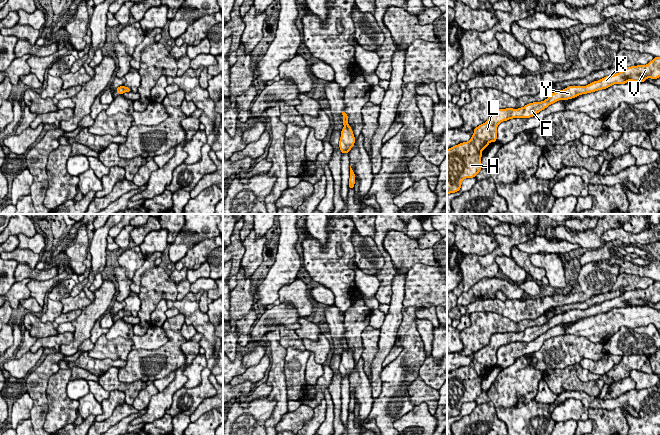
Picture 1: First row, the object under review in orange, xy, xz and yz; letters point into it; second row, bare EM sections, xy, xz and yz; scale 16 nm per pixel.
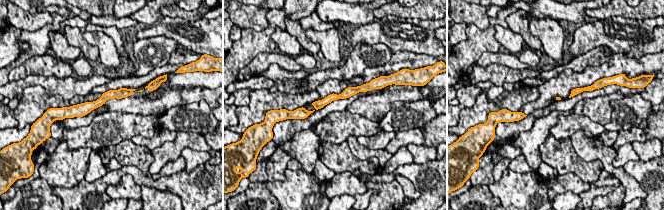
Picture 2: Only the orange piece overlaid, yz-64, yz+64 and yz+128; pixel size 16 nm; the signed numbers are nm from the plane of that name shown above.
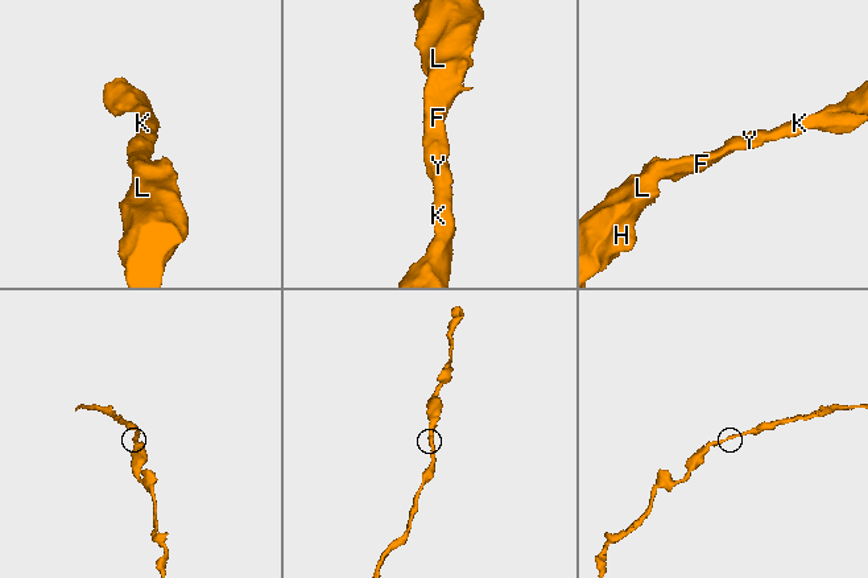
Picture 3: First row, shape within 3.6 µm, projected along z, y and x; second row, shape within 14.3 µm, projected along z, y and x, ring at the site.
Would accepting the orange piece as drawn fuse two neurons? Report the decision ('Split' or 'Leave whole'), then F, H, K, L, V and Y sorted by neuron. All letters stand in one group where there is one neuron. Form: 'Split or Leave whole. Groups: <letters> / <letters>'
Leave whole. Groups: F H K L V Y

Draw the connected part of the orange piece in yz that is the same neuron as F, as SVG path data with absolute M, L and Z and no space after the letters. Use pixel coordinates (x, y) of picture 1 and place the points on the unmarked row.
M654 280L654 283L646 289L626 291L619 297L605 300L586 310L566 311L564 314L555 315L544 325L529 327L518 333L493 334L485 347L474 352L474 357L469 365L447 374L447 419L458 416L464 403L476 401L480 396L482 375L490 366L494 367L497 364L497 351L501 346L513 342L533 341L559 324L572 323L585 317L609 312L614 308L626 308L629 305L643 307L647 302L657 303L659 301L660 281Z

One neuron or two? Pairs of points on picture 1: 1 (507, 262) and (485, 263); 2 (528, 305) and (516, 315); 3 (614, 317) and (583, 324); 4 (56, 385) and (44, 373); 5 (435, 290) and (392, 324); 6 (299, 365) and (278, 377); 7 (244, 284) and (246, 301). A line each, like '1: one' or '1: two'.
1: two
2: one
3: one
4: two
5: two
6: two
7: one

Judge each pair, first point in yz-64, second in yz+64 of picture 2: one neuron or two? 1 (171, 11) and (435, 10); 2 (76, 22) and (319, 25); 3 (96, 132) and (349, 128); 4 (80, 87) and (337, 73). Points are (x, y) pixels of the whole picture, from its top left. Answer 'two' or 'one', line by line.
1: one
2: one
3: one
4: one

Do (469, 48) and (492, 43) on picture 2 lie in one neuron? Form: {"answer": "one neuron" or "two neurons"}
{"answer": "one neuron"}

